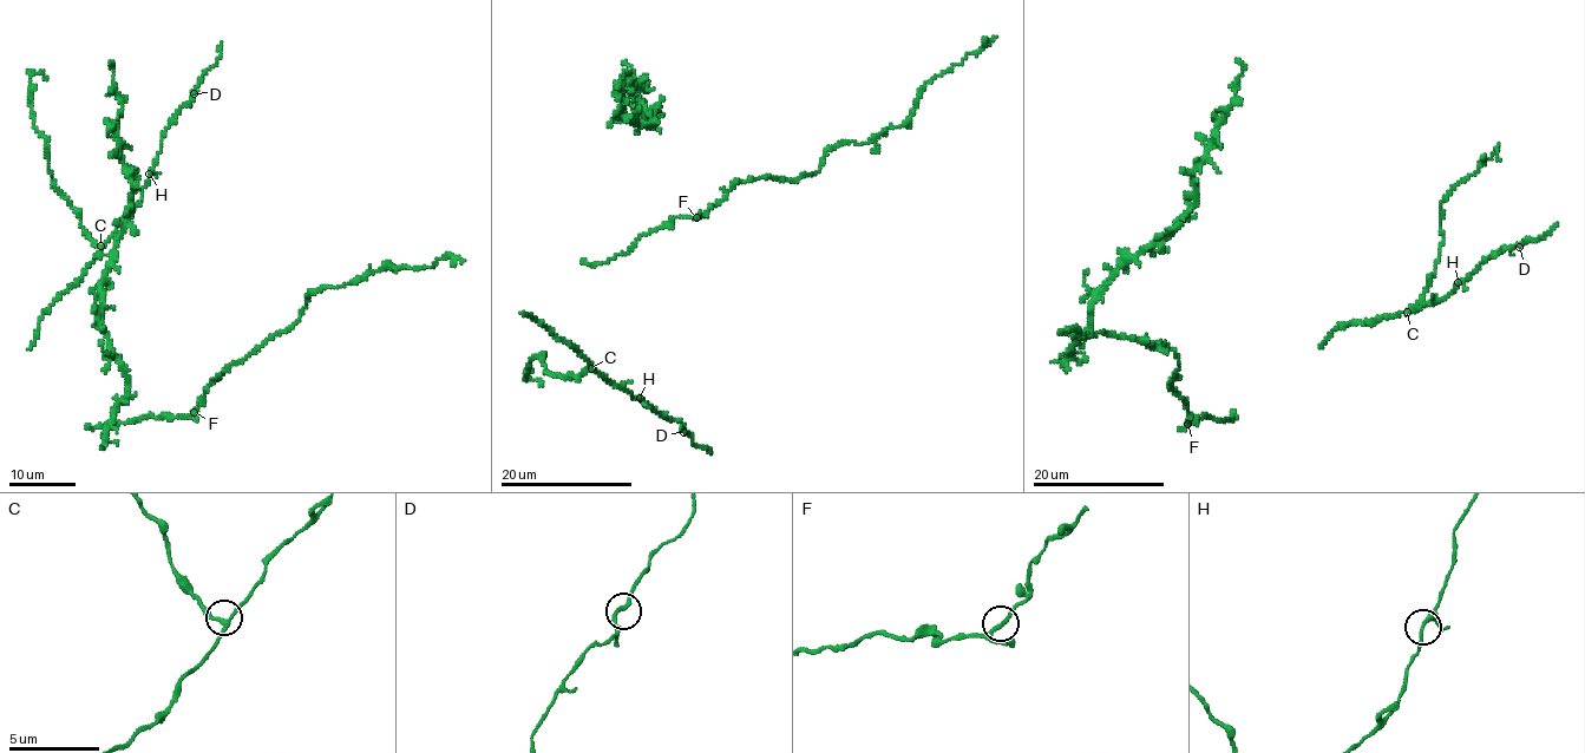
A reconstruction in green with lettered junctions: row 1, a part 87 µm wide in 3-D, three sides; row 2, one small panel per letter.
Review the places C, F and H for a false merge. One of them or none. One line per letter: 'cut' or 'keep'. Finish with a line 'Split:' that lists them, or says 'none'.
C: keep
F: keep
H: keep
Split: none

